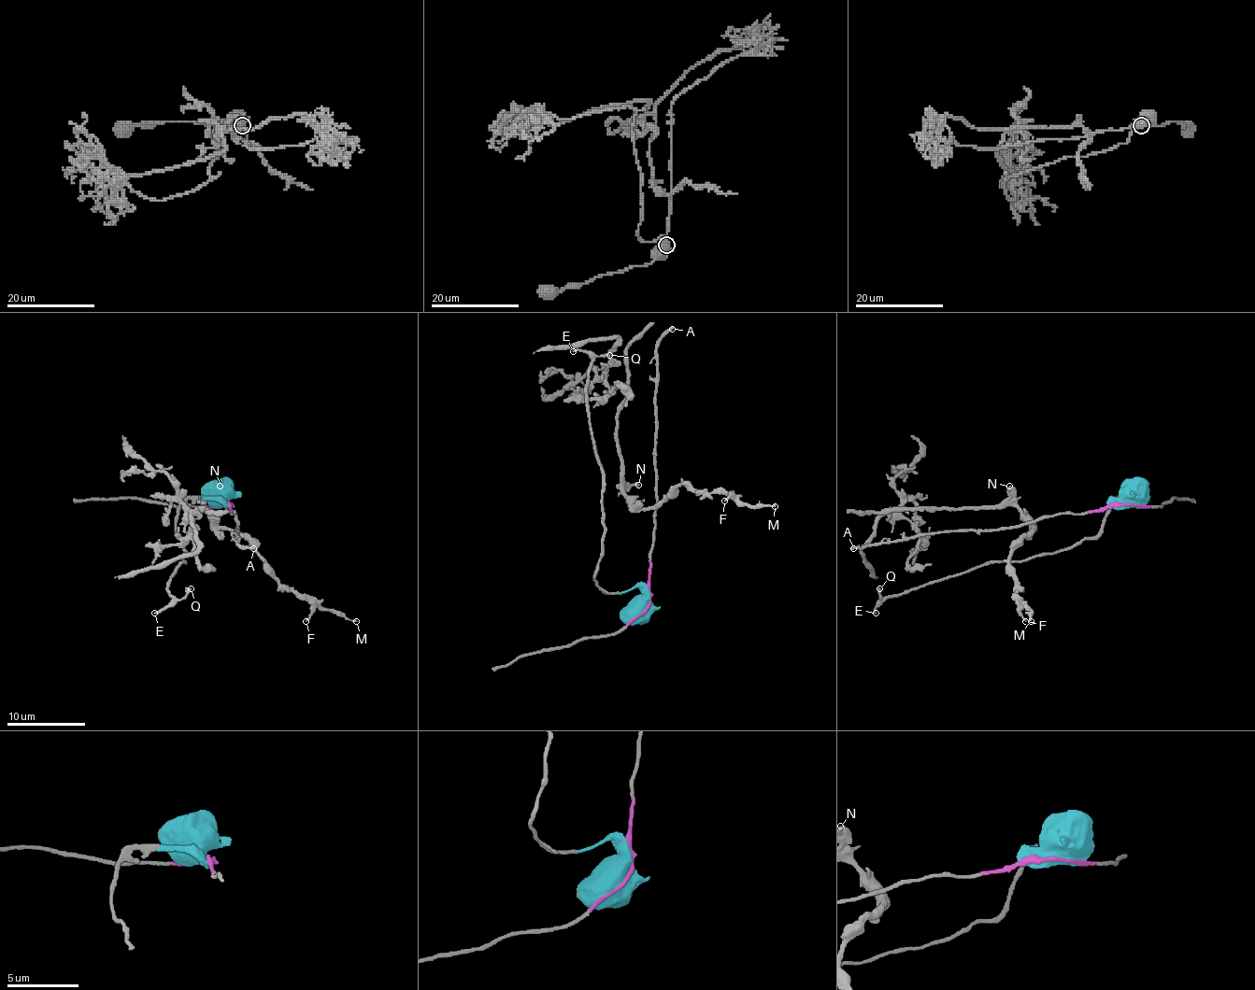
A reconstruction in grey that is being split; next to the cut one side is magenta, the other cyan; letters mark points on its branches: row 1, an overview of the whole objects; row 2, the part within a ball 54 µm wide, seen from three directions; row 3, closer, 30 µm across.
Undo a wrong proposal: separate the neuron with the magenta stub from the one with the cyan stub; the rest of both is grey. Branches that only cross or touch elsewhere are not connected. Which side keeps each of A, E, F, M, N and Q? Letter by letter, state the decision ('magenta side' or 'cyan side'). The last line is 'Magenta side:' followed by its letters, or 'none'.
A: magenta side
E: cyan side
F: magenta side
M: magenta side
N: magenta side
Q: cyan side
Magenta side: A, F, M, N

